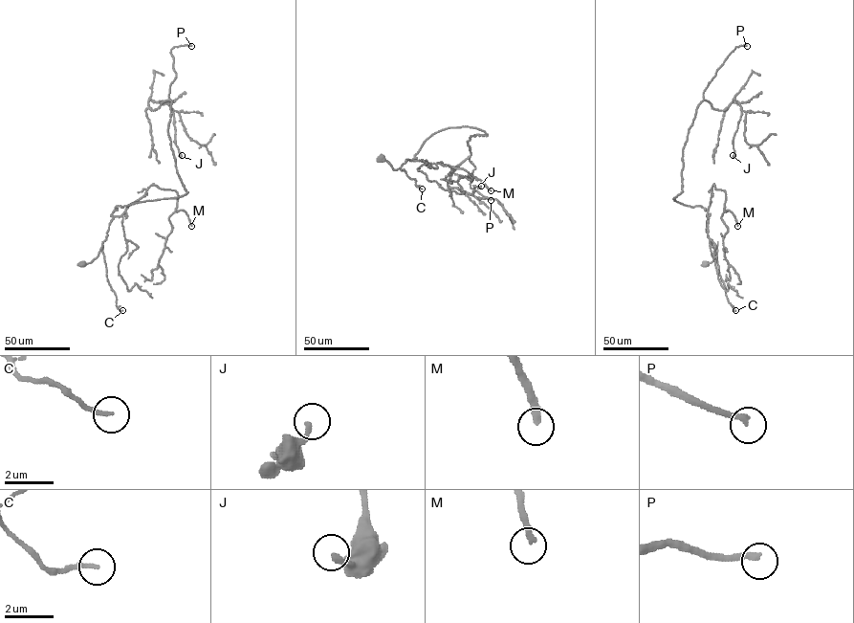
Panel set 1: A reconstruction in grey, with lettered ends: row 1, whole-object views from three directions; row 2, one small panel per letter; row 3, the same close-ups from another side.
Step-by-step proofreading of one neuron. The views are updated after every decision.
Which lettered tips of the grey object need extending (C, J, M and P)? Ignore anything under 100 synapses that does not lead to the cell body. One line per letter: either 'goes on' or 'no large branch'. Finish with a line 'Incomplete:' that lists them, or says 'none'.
C: no large branch
J: no large branch
M: no large branch
P: goes on
Incomplete: P

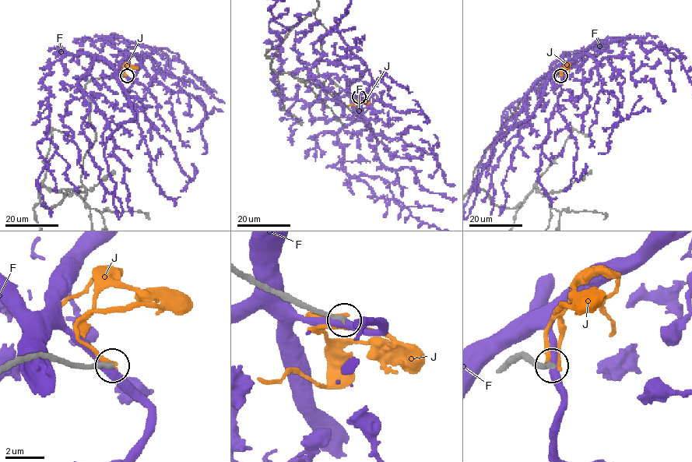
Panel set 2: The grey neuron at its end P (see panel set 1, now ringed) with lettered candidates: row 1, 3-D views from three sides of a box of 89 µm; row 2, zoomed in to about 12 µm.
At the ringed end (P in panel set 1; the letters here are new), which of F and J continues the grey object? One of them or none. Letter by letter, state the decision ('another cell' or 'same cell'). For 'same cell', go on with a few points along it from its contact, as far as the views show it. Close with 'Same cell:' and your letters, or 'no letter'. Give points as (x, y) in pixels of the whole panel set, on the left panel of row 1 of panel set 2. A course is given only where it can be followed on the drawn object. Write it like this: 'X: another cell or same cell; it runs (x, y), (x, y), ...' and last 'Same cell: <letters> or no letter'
F: another cell
J: another cell
Same cell: no letter

